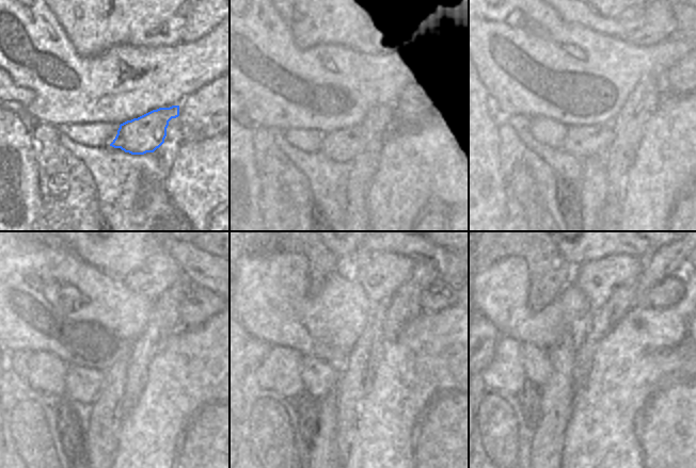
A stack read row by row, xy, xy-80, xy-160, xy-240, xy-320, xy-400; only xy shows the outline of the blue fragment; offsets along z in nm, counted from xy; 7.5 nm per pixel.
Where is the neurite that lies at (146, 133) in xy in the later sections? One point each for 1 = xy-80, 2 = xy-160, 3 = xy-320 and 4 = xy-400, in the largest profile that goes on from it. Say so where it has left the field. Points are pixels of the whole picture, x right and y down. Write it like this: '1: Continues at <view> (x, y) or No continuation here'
1: Continues at xy-80 (343, 145)
2: Continues at xy-160 (585, 141)
3: Continues at xy-320 (319, 377)
4: Continues at xy-400 (535, 361)

